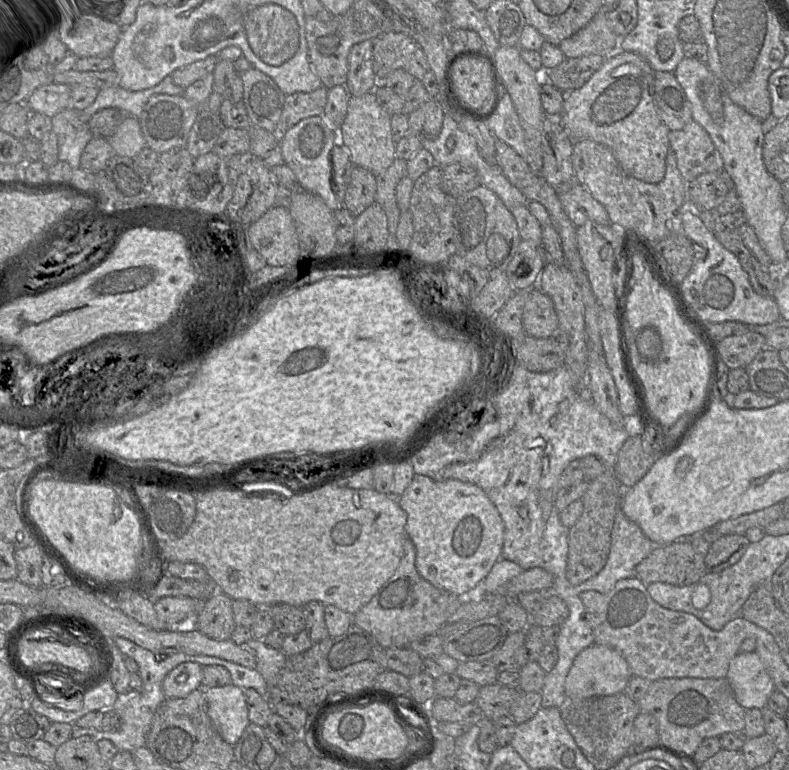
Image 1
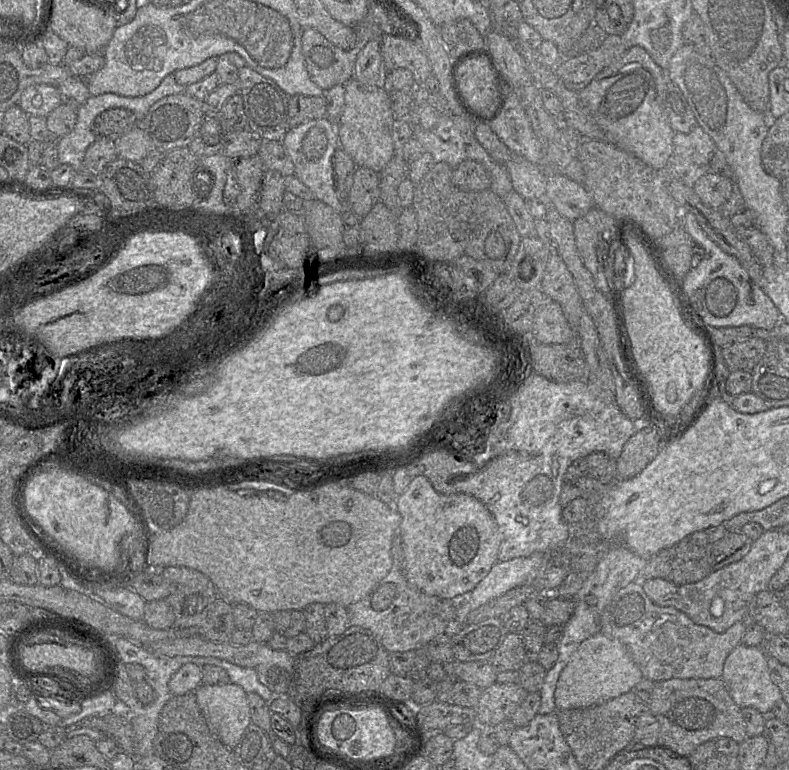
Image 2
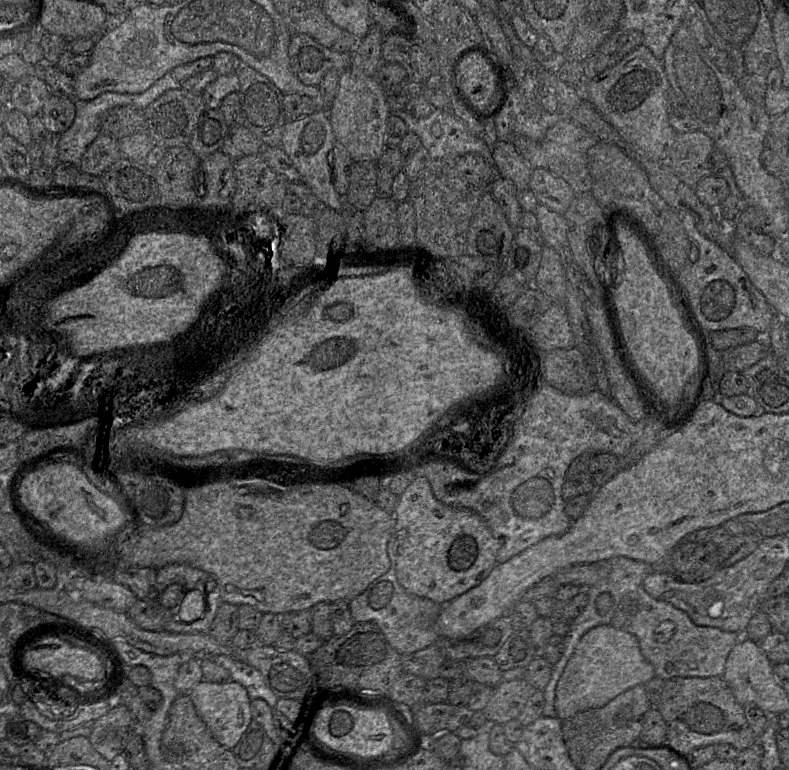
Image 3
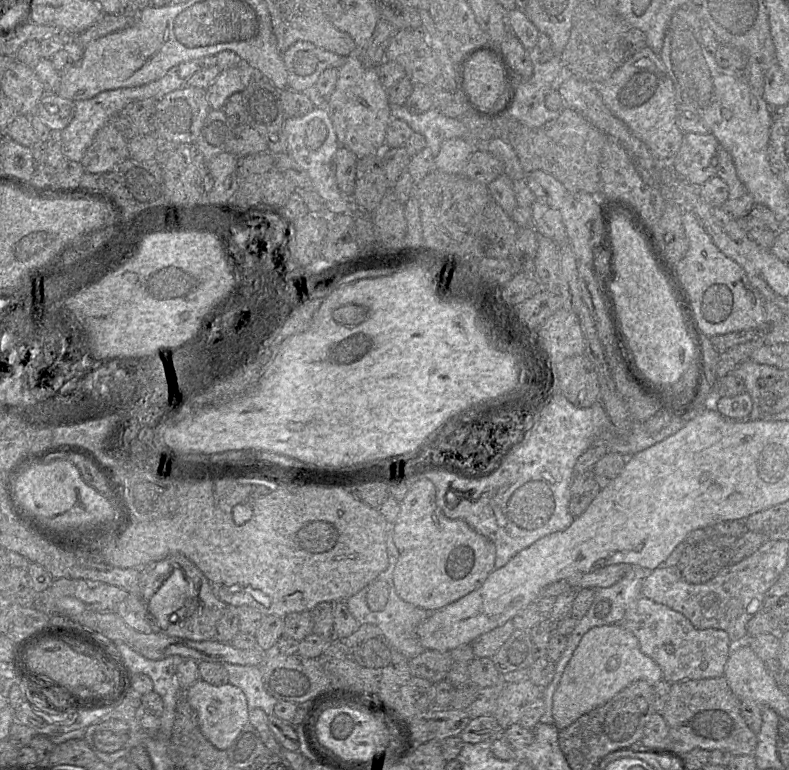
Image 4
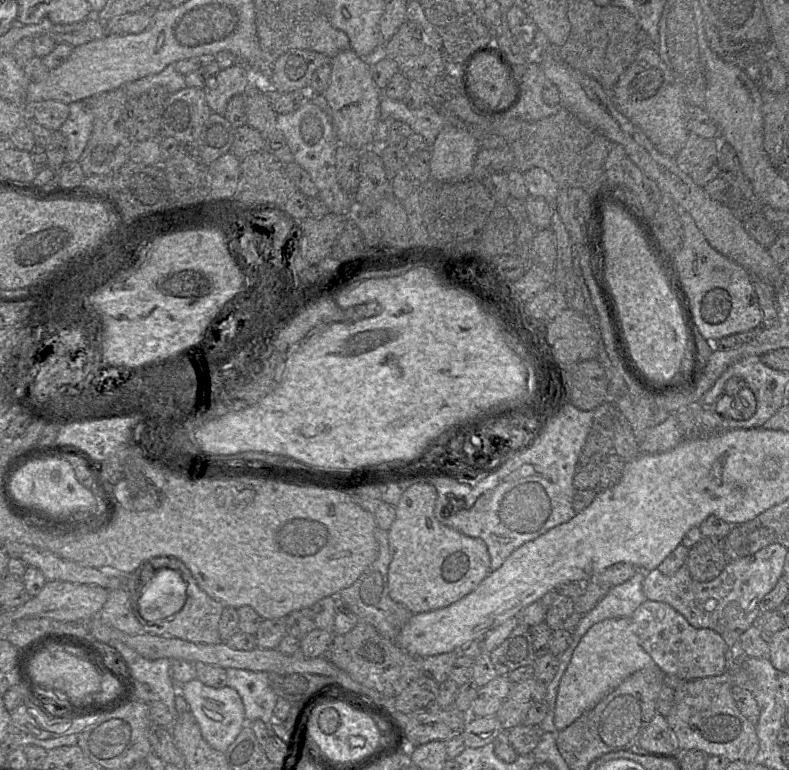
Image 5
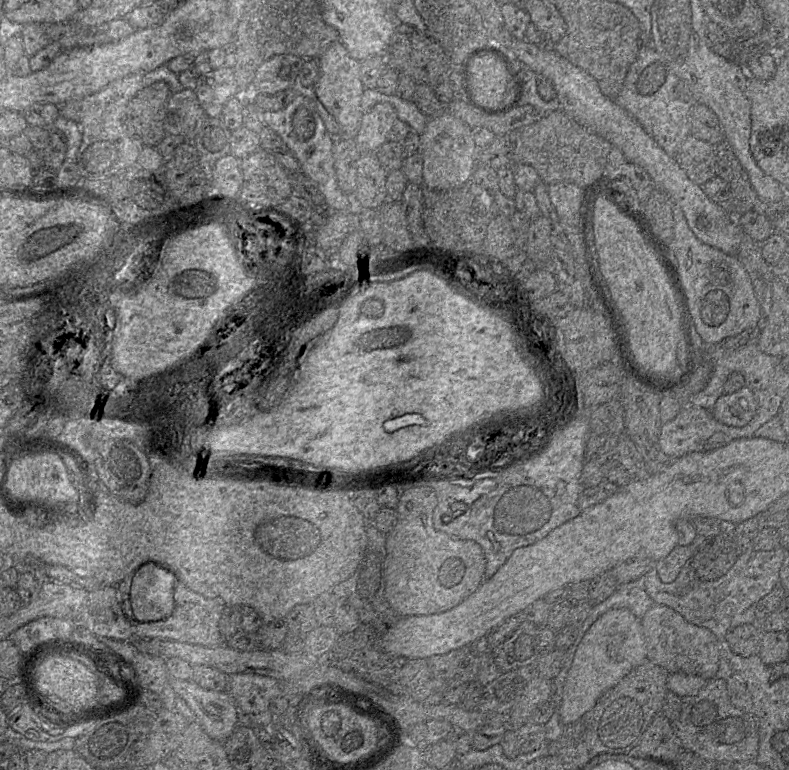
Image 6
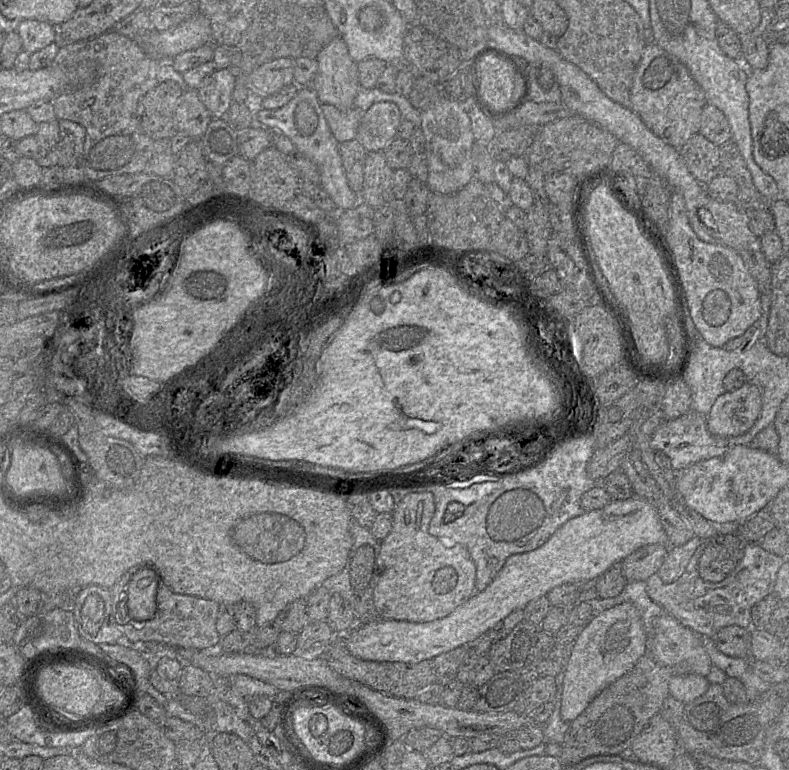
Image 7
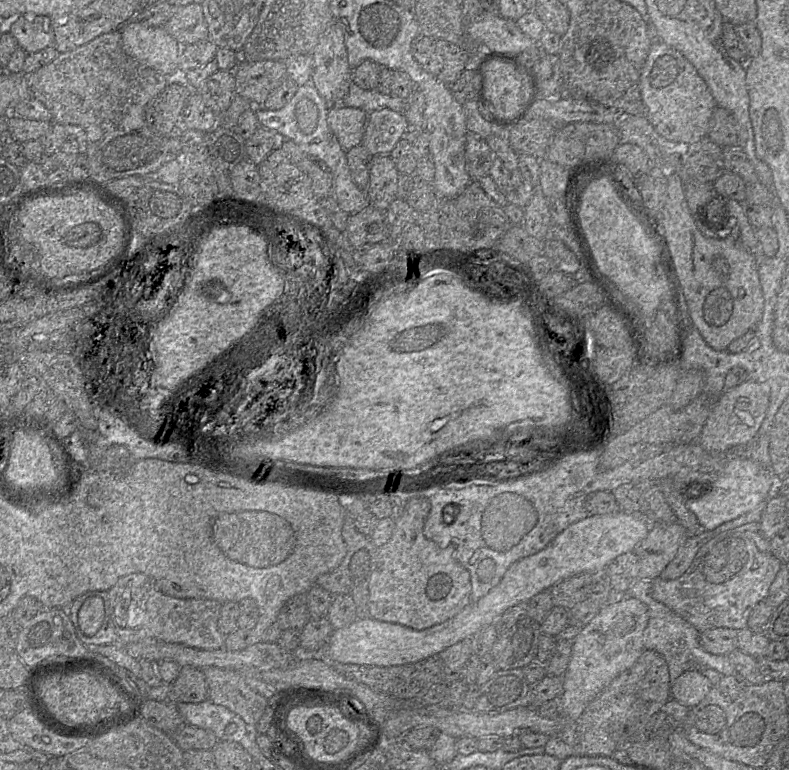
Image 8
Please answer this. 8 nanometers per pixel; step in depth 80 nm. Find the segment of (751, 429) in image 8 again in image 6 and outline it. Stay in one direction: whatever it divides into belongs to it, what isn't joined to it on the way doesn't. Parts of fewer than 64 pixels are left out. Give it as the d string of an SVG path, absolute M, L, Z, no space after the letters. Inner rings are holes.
M746 386L732 394L721 395L711 410L713 417L718 422L733 427L747 425L756 411L756 397Z

